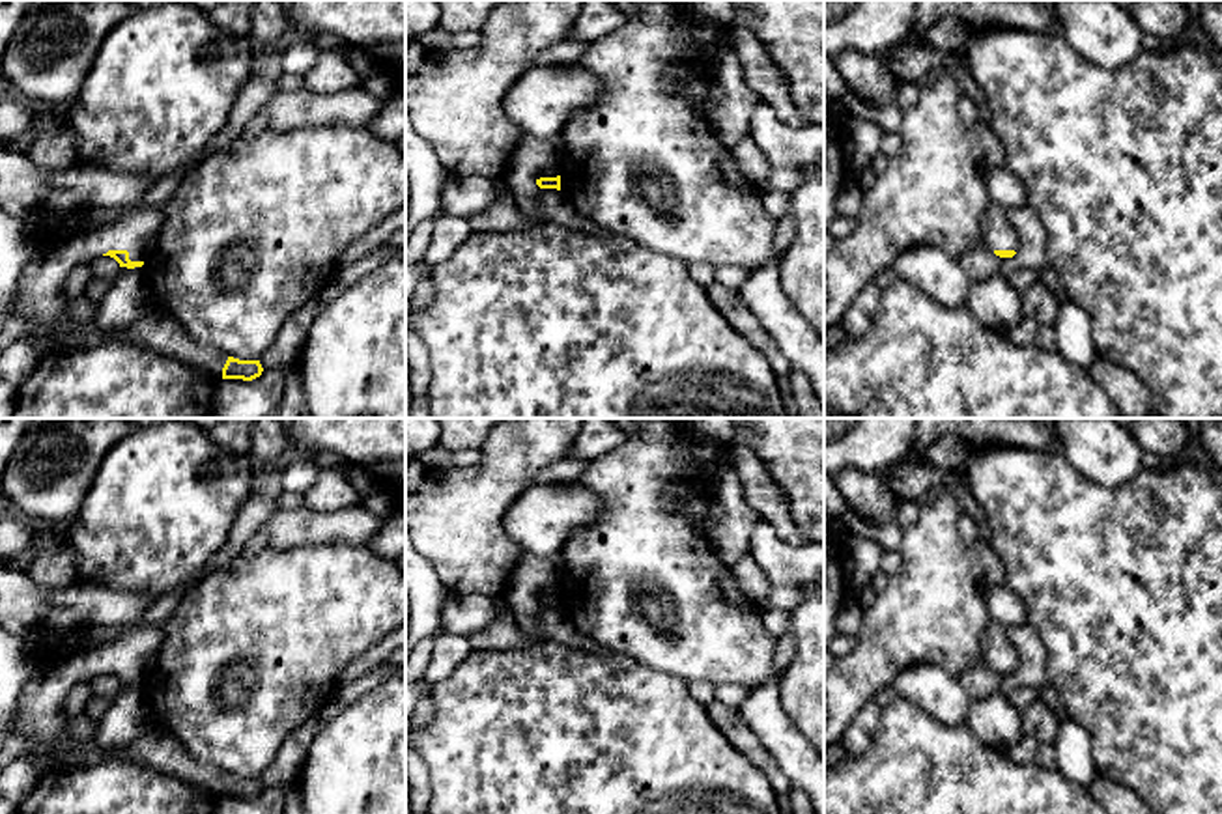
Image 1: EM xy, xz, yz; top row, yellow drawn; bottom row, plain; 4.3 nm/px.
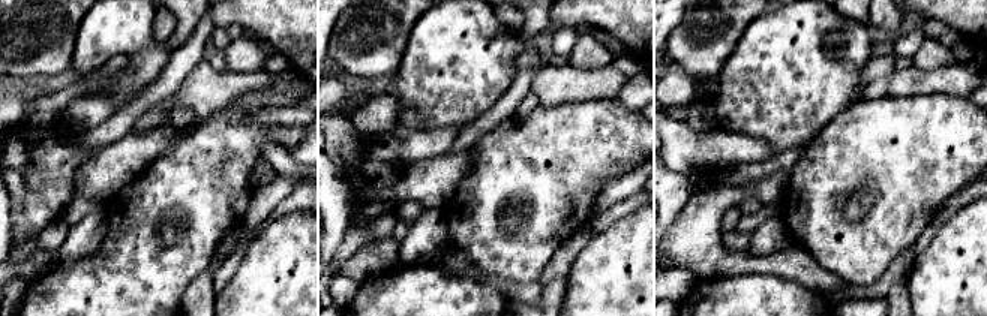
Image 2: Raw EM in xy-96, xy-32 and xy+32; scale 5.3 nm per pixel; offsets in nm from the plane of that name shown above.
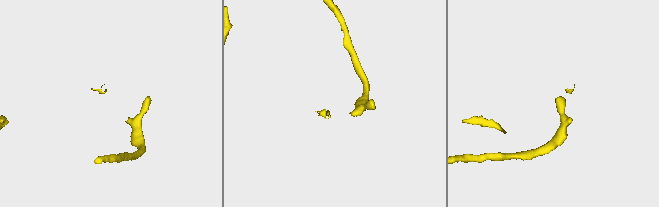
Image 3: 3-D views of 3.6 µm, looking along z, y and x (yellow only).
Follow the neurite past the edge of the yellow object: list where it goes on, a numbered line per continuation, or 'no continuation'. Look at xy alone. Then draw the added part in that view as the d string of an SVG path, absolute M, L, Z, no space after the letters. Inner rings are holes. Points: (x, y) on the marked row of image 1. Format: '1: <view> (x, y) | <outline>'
1: xy (40, 299) | M136 204L121 209L121 215L105 226L39 246L21 274L9 312L26 321L22 336L28 332L47 336L54 349L101 342L135 344L206 368L222 379L228 357L215 347L196 344L176 319L161 310L120 330L99 329L93 321L73 325L67 319L69 301L64 293L64 278L80 263L90 263L108 250L127 250L131 261L144 261L157 243L163 220L164 205Z

